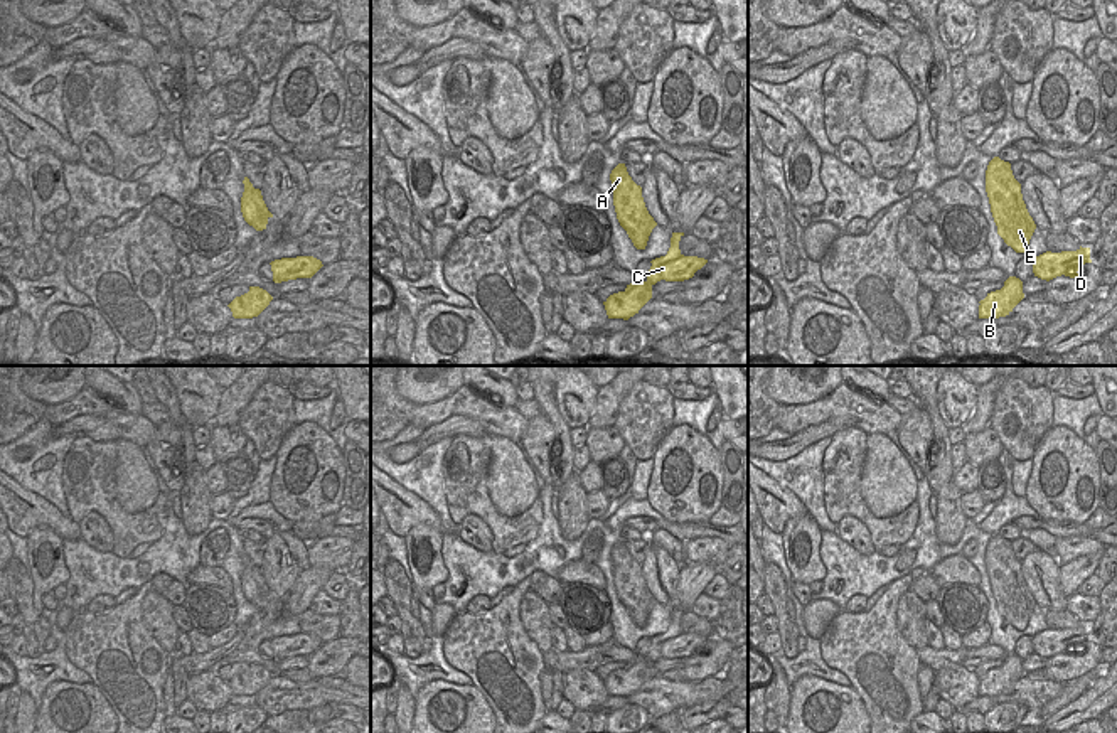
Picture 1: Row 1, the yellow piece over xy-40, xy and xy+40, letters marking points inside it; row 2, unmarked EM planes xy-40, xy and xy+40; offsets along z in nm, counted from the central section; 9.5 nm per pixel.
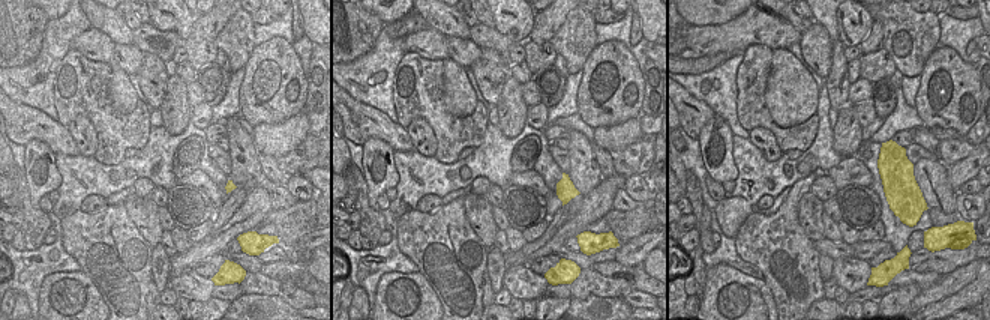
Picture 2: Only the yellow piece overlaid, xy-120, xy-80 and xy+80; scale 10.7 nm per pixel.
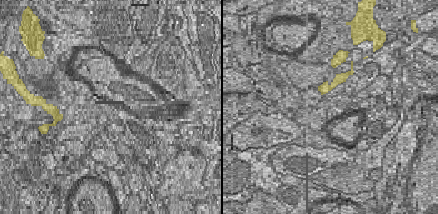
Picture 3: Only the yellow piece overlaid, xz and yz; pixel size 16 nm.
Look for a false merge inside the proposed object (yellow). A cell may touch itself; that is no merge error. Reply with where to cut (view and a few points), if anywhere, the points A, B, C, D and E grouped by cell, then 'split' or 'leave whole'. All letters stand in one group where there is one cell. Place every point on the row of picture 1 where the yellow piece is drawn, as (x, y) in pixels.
cut xy (646, 282), (651, 287); groups A B E / C D; split

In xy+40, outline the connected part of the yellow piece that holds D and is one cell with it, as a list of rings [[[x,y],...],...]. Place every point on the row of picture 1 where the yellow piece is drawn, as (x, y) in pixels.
[[[1078,248],[1077,251],[1051,253],[1046,251],[1033,259],[1033,273],[1041,280],[1053,280],[1056,276],[1083,278],[1077,271],[1092,263],[1090,248]]]

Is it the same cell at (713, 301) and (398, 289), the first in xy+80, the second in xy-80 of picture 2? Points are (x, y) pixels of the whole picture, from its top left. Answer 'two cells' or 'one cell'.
one cell

